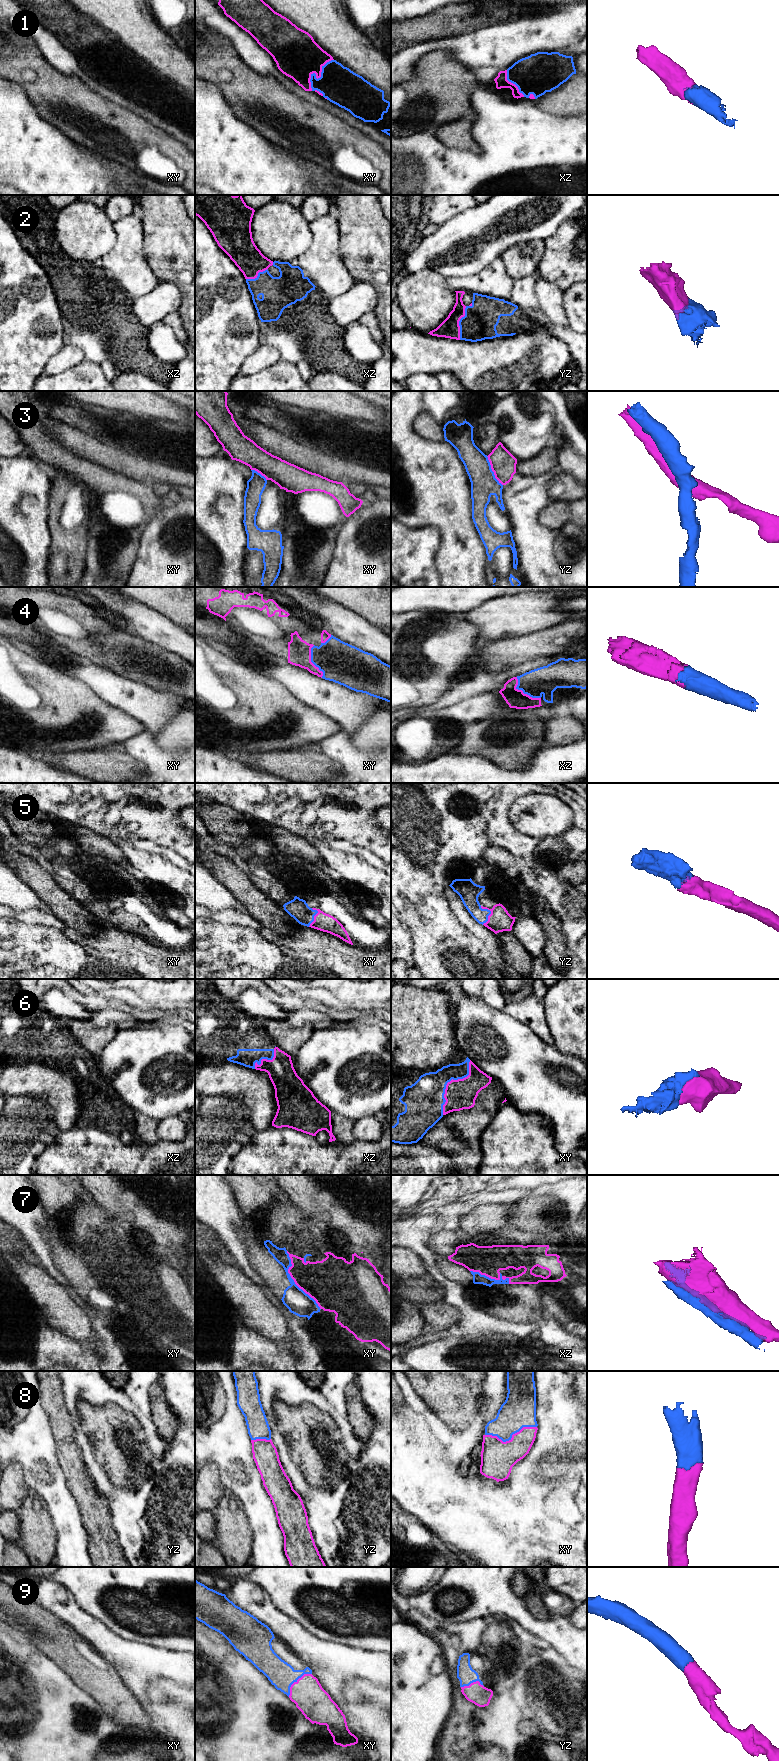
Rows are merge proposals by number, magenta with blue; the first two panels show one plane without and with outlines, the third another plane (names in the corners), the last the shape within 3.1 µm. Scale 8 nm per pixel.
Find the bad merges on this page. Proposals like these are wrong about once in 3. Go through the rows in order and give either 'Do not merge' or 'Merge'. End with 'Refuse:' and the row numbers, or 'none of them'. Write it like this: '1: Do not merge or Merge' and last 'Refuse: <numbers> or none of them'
1: Merge
2: Merge
3: Do not merge
4: Merge
5: Merge
6: Merge
7: Do not merge
8: Merge
9: Merge
Refuse: 3, 7

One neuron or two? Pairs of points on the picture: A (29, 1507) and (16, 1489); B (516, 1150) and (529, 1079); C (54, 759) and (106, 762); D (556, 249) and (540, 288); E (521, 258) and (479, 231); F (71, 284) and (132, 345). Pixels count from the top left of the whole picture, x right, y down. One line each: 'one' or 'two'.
A: two
B: two
C: one
D: two
E: two
F: one

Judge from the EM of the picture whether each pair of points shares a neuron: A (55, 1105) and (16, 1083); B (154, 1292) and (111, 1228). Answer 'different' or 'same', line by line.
A: same
B: different

